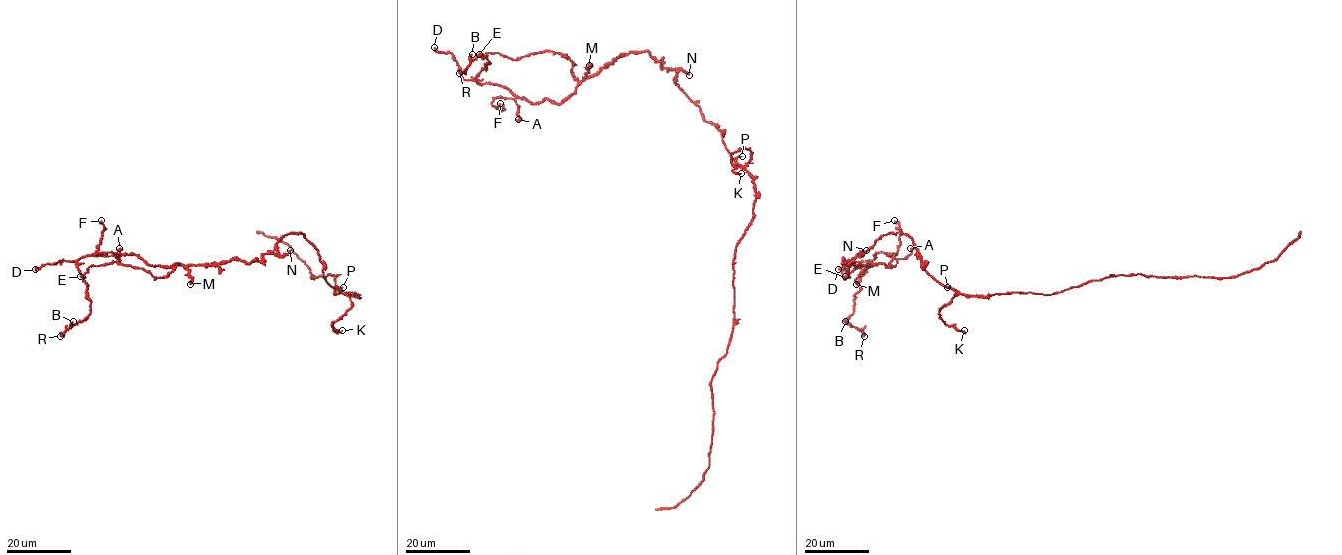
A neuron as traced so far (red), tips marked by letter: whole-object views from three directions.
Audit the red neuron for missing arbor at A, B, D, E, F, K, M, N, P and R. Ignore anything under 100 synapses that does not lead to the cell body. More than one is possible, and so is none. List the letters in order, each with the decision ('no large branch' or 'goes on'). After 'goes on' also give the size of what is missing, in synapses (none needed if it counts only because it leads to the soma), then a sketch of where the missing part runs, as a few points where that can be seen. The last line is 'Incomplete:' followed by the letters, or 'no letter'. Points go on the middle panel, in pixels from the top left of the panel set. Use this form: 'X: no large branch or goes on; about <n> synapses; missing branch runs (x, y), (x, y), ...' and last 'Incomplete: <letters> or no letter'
A: no large branch
B: no large branch
D: no large branch
E: no large branch
F: no large branch
K: no large branch
M: no large branch
N: no large branch
P: no large branch
R: no large branch
Incomplete: no letter

